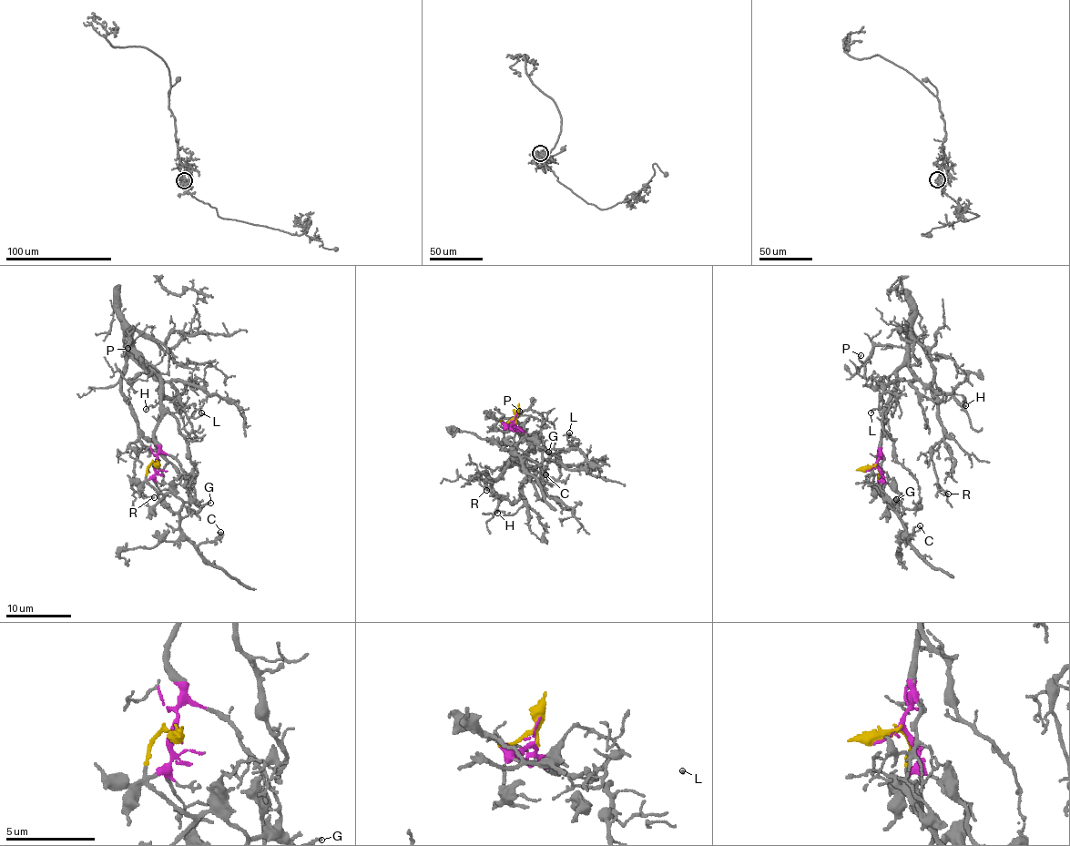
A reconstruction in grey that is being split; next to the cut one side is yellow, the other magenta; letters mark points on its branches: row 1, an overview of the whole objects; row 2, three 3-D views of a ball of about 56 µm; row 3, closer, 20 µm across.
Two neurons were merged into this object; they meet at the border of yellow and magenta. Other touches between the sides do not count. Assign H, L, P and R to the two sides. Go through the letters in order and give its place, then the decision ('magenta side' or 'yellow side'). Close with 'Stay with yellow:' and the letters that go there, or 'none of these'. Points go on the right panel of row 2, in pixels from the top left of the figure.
H: place (965, 405); magenta side
L: place (871, 412); magenta side
P: place (861, 355); magenta side
R: place (948, 494); magenta side
Stay with yellow: none of these

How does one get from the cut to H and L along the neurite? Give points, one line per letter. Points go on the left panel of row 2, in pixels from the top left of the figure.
H: (157, 464), (155, 426), (161, 415), (162, 396), (159, 377), (147, 363), (161, 393), (168, 396), (146, 410)
L: (157, 464), (155, 426), (162, 396), (159, 377), (145, 363), (162, 381), (198, 386), (208, 399), (201, 412)

